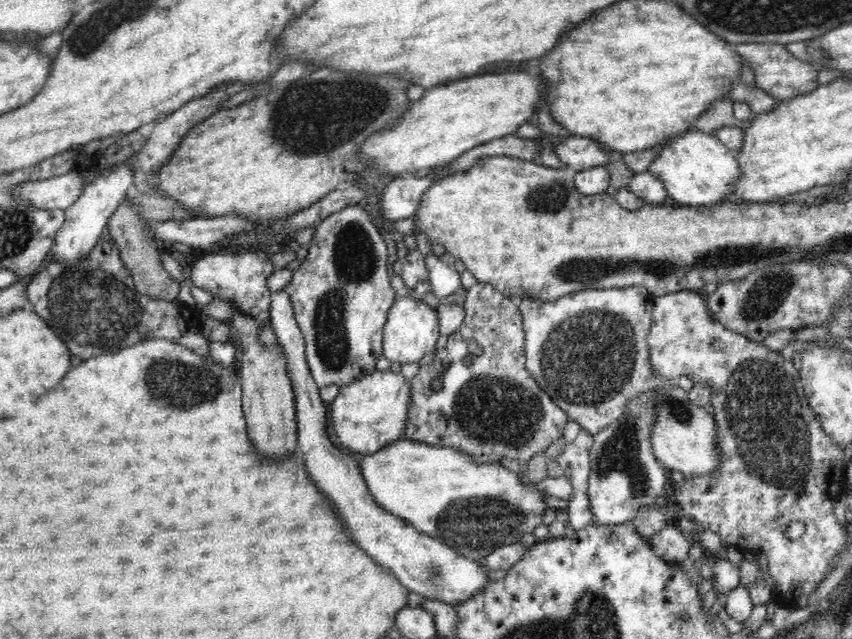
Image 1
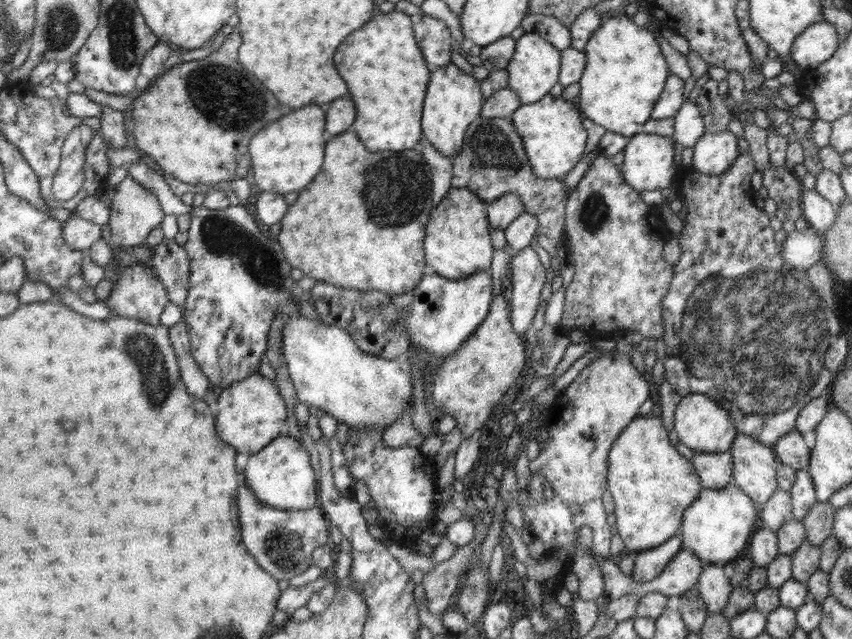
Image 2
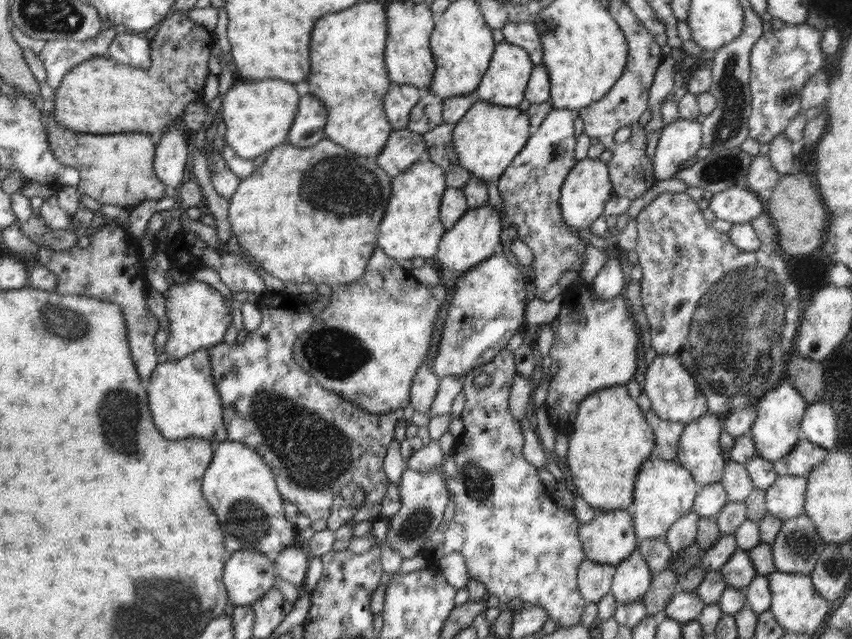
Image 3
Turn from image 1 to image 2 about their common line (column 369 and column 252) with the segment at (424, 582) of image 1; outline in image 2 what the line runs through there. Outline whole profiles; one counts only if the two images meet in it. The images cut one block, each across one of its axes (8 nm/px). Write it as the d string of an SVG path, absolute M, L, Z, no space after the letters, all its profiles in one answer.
M244 476L238 485L238 510L242 520L242 540L248 552L278 581L290 580L308 570L314 565L312 554L316 548L322 548L328 542L330 524L319 506L303 511L271 507L254 495Z

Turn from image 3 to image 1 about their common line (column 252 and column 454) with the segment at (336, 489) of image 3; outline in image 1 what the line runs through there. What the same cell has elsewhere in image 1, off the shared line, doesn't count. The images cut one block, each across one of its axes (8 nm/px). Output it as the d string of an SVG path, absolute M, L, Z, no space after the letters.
M476 283L467 289L466 298L464 298L463 307L465 317L462 324L456 332L450 333L446 345L443 349L436 352L436 356L428 365L419 369L417 374L409 382L410 387L410 404L407 412L407 421L403 430L403 436L406 439L418 441L424 444L430 444L444 448L456 448L460 452L468 453L476 464L500 464L504 458L518 460L519 464L527 464L534 454L540 454L562 436L566 423L569 421L567 414L548 396L539 386L538 383L530 376L526 370L526 346L525 332L523 329L523 318L520 312L518 299L516 297L504 296L498 292L491 284Z

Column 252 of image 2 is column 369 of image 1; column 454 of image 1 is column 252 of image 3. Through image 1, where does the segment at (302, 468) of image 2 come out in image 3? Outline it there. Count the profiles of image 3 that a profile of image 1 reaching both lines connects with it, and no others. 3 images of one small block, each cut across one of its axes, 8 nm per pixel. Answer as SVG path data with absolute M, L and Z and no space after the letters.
M226 440L214 445L212 460L202 477L201 489L219 520L226 551L230 554L256 551L275 555L285 546L297 544L298 531L284 517L284 500L278 492L270 466L245 444Z

